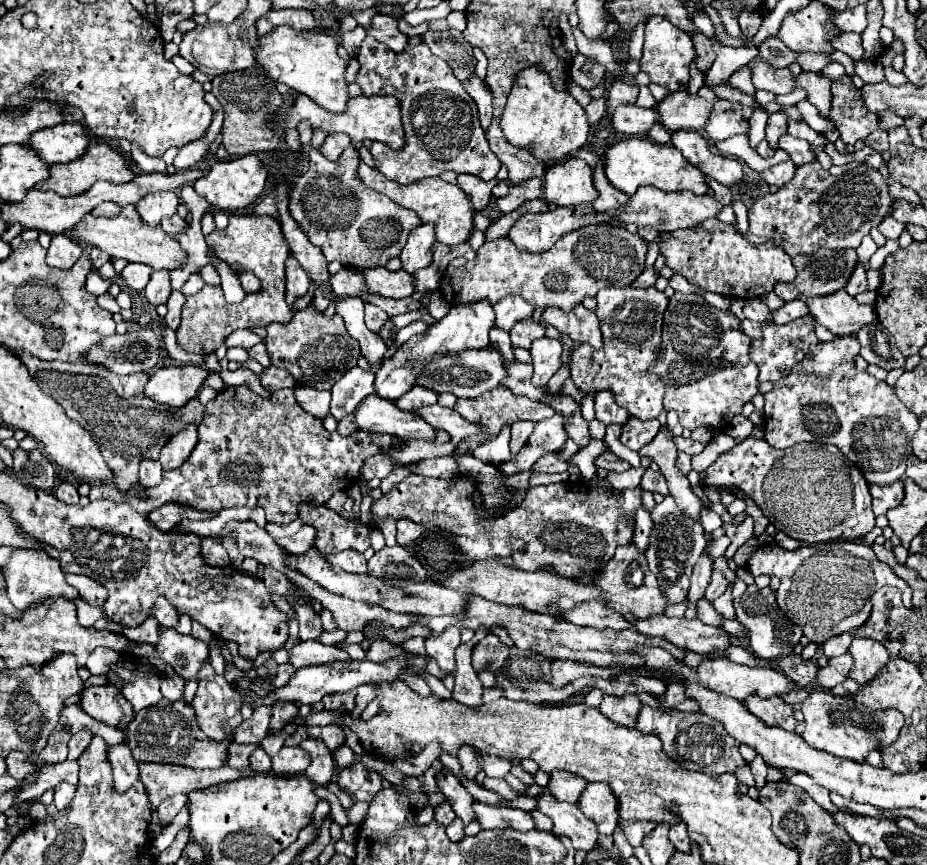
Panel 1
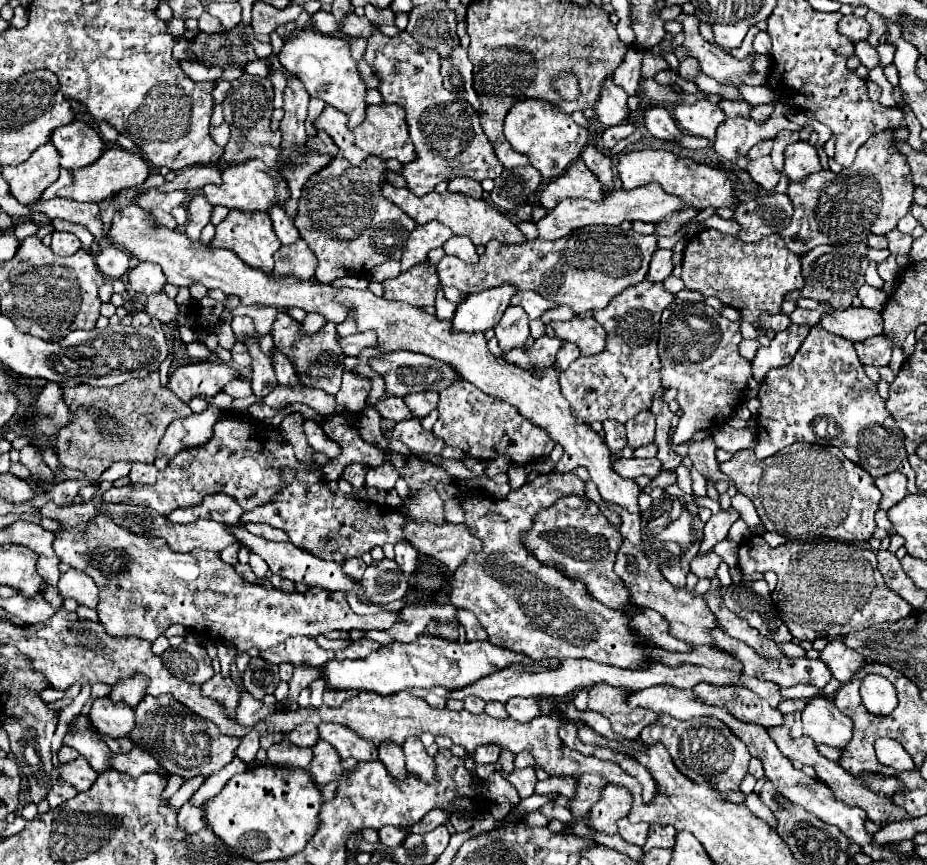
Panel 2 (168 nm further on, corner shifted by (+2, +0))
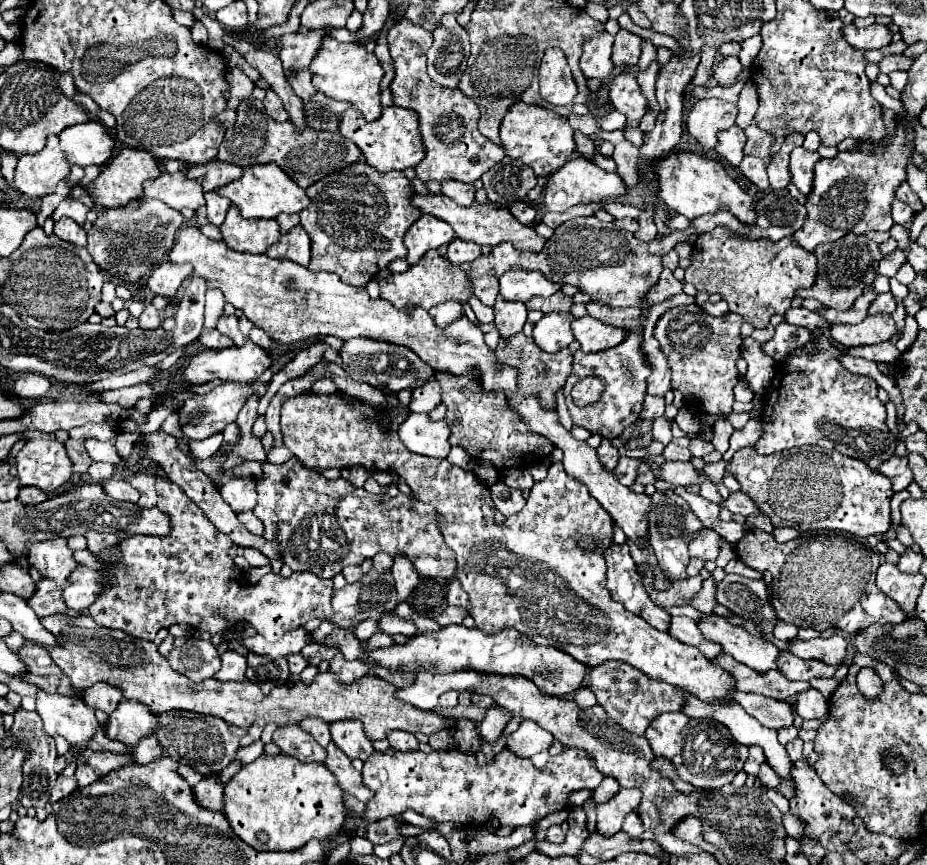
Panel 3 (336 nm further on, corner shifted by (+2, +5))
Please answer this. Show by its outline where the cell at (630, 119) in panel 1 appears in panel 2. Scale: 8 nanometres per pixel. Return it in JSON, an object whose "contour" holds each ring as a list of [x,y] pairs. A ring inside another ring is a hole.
{"contour":[[[607,75],[607,79],[603,81],[603,91],[601,91],[599,103],[595,107],[599,123],[605,127],[613,127],[613,125],[621,125],[619,121],[627,121],[627,117],[629,117],[627,97],[629,95],[613,83],[611,75]]]}

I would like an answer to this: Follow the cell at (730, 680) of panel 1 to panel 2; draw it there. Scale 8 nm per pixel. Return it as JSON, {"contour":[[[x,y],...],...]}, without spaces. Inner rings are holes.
{"contour":[[[563,659],[561,665],[553,671],[541,671],[541,673],[527,673],[521,671],[517,667],[507,667],[505,671],[497,671],[489,677],[483,677],[463,689],[455,689],[447,695],[447,699],[465,699],[467,695],[475,695],[483,701],[499,701],[499,703],[507,703],[513,697],[563,697],[571,691],[579,691],[579,689],[589,689],[595,683],[607,683],[613,687],[625,687],[631,691],[639,691],[645,687],[653,687],[659,683],[667,683],[679,689],[691,689],[697,683],[707,681],[713,685],[735,685],[739,681],[739,677],[733,671],[725,671],[725,669],[707,669],[707,667],[695,667],[695,665],[681,665],[681,667],[669,667],[663,663],[651,663],[647,669],[619,669],[619,667],[611,667],[605,663],[595,663],[589,659]]]}

